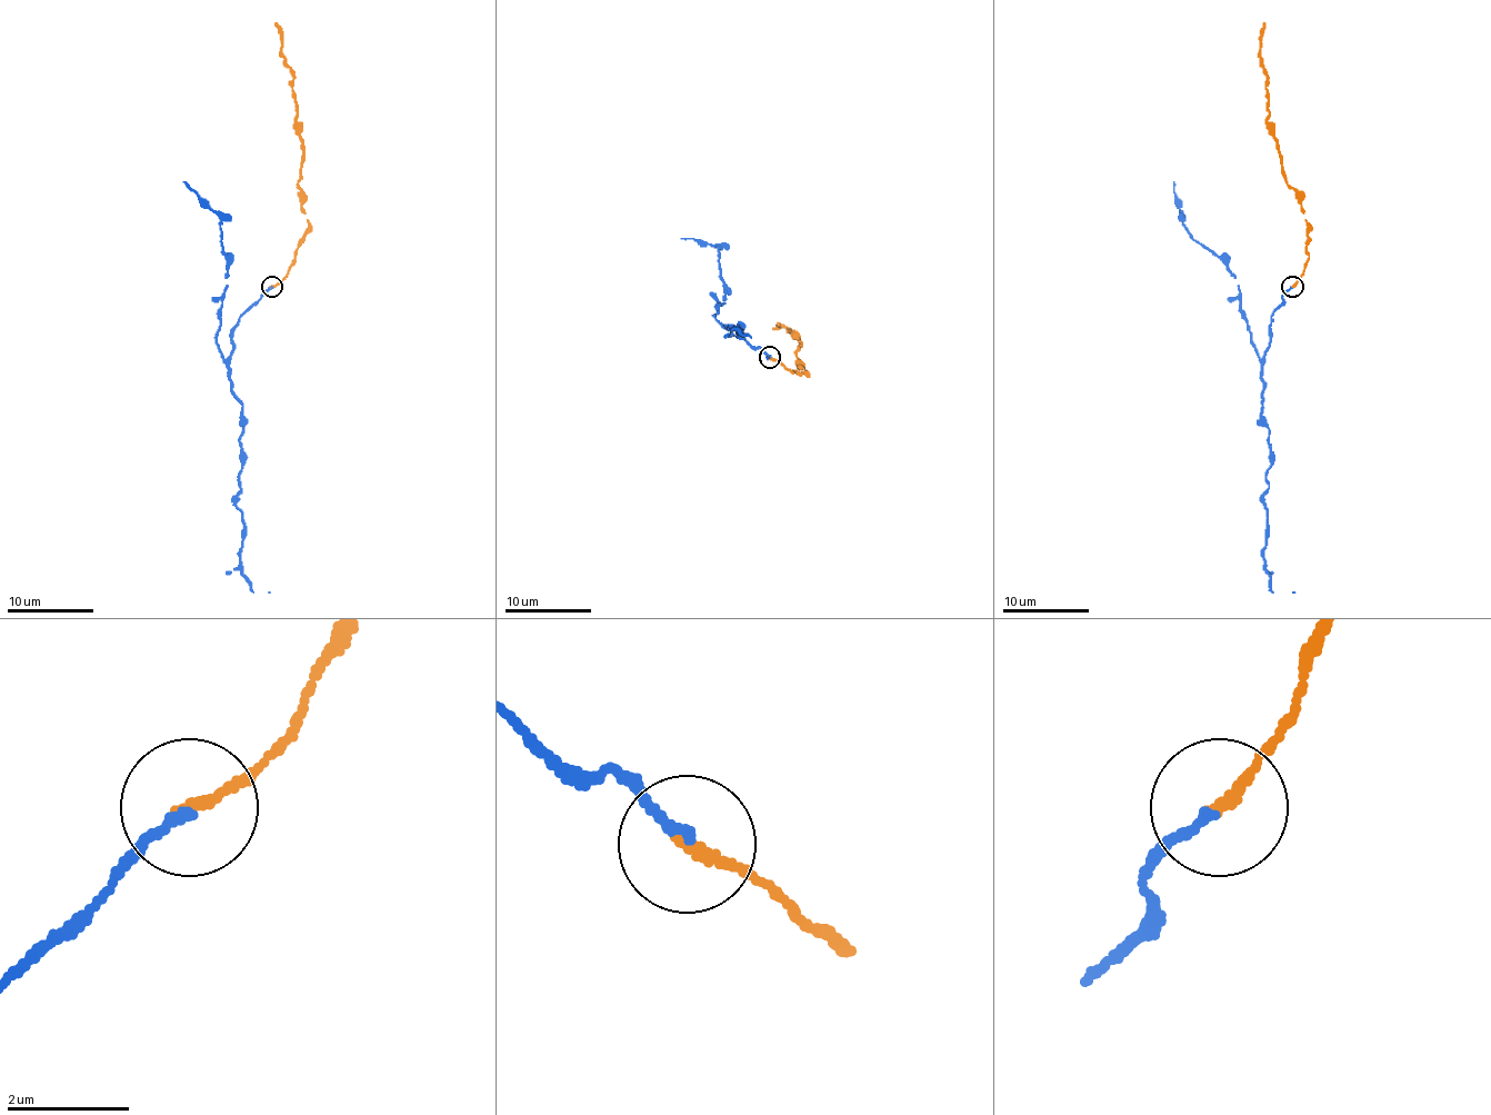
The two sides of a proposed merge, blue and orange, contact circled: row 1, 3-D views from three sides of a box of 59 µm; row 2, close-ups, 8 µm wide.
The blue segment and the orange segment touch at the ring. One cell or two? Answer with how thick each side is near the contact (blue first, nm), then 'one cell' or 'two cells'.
160 nm thick on the blue side, 200 nm on the other; one cell

